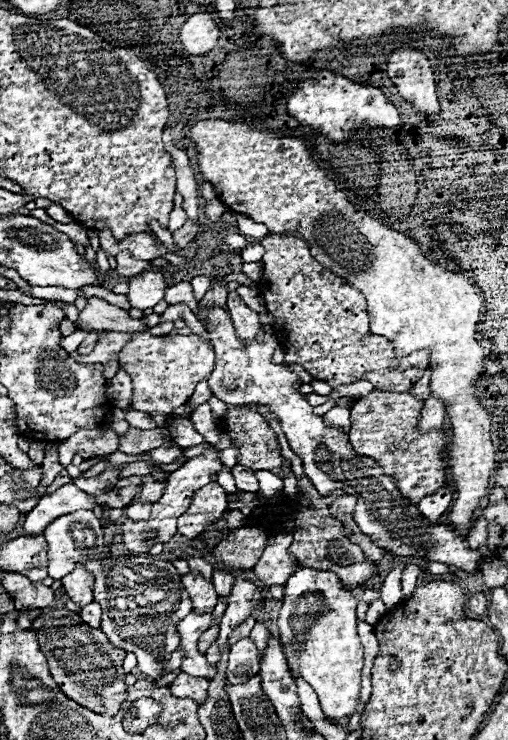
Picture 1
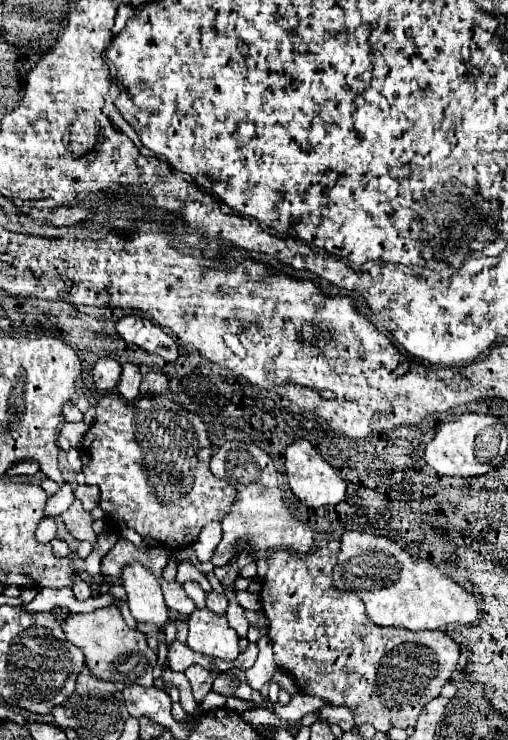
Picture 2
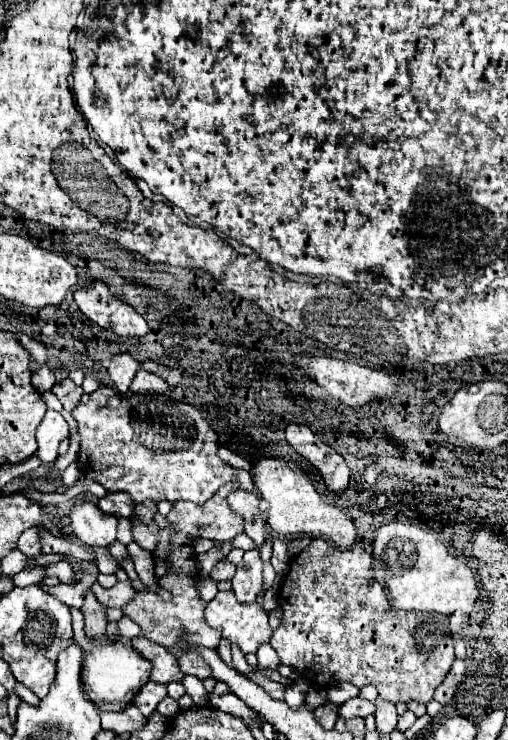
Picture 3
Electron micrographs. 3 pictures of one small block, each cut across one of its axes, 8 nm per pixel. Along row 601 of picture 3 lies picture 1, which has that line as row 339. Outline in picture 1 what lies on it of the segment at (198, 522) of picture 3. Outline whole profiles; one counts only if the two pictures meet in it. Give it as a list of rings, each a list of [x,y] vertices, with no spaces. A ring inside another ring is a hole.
[[[150,332],[134,334],[130,342],[118,352],[120,366],[132,378],[132,408],[148,412],[173,414],[174,410],[190,400],[194,388],[200,380],[208,378],[214,368],[214,350],[200,336],[174,336],[162,340],[162,336],[152,336]],[[180,400],[180,402],[170,402]]]

